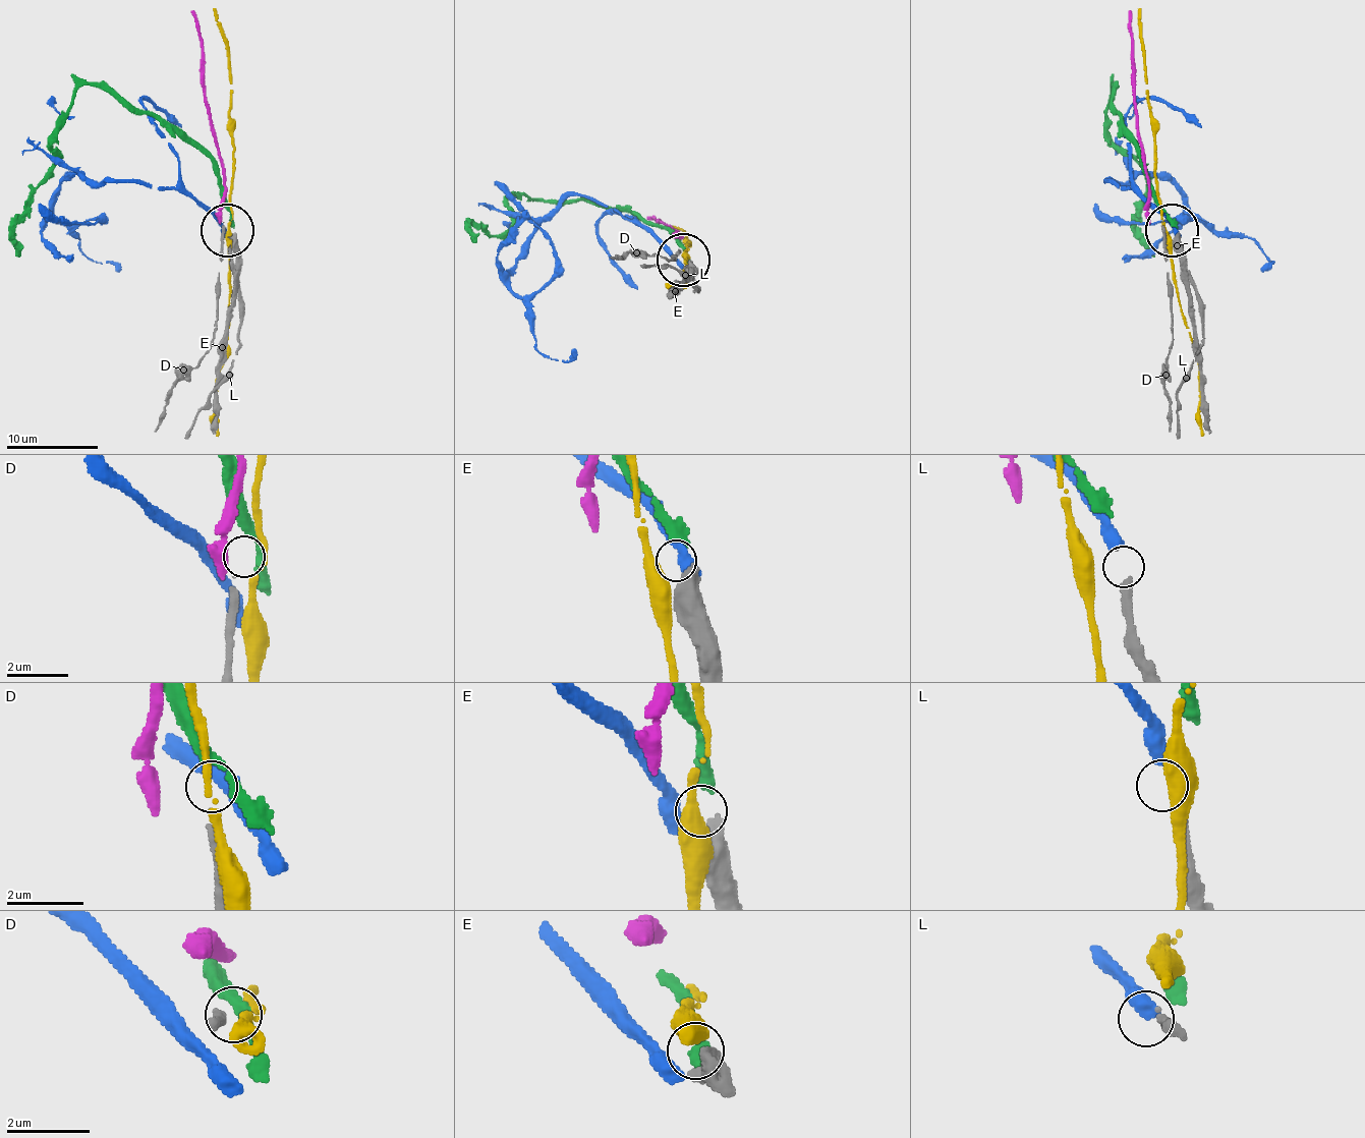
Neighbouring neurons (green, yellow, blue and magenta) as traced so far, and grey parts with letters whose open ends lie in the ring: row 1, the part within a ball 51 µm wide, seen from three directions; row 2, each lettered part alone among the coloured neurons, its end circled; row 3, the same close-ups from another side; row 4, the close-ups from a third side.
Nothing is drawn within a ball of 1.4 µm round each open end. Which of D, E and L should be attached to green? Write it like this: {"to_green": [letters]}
{"to_green": ["E"]}

